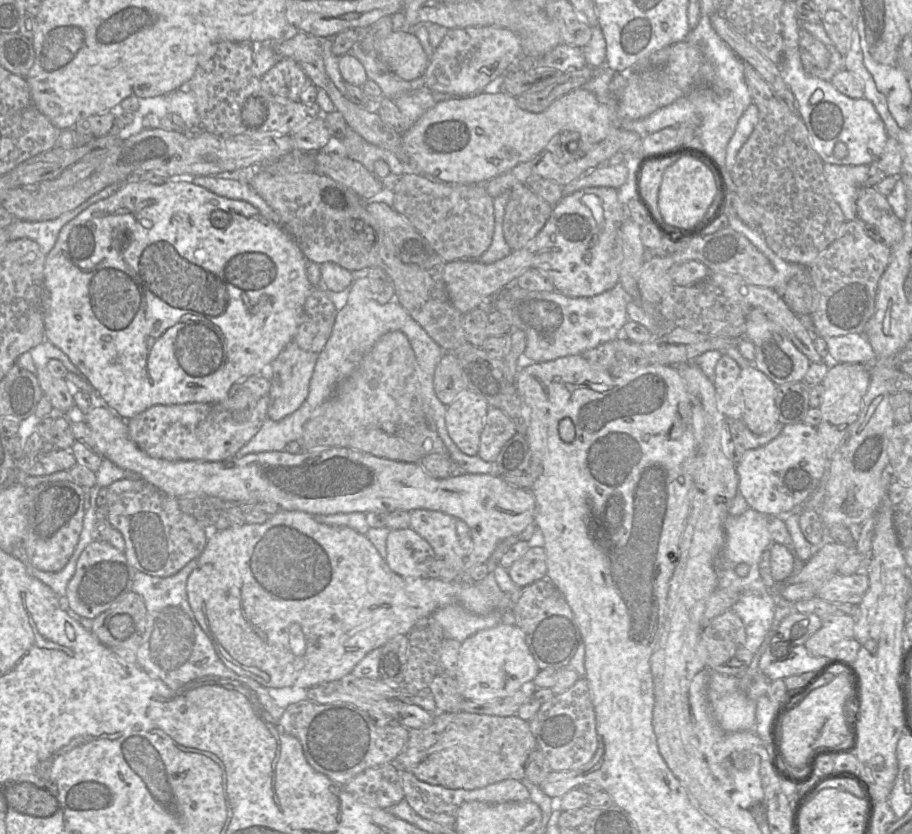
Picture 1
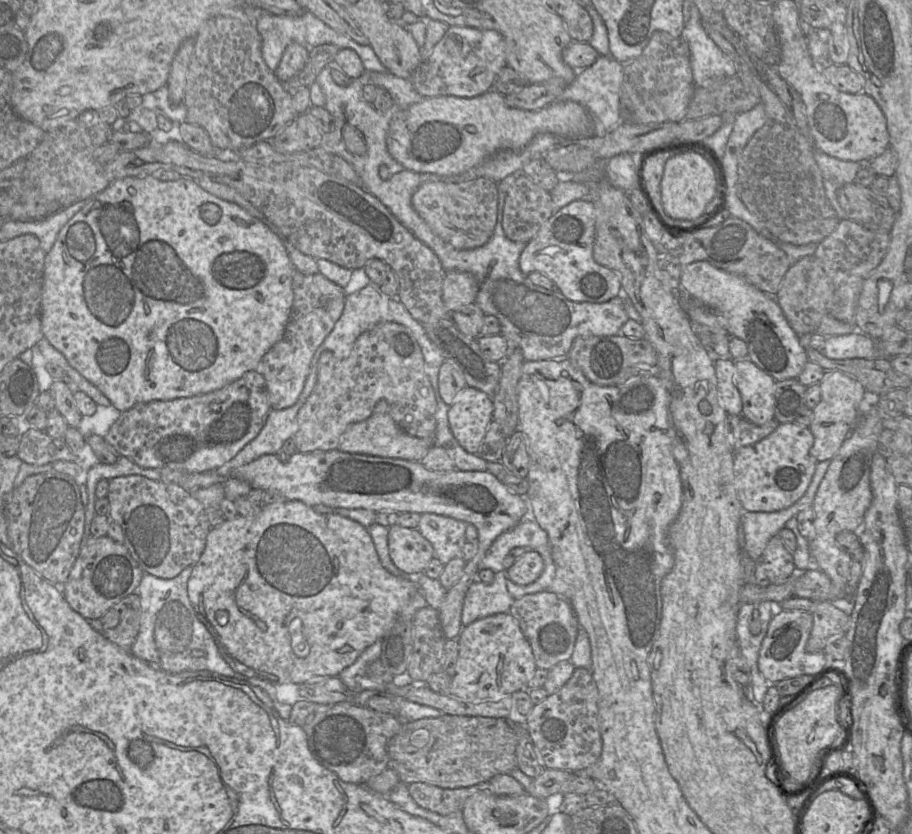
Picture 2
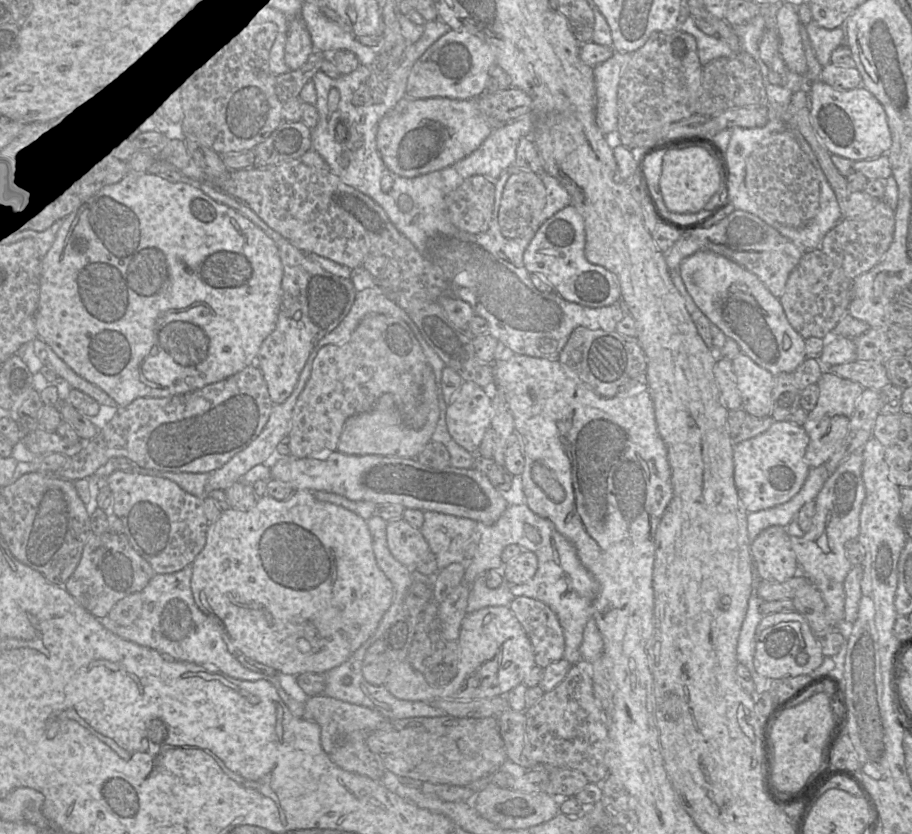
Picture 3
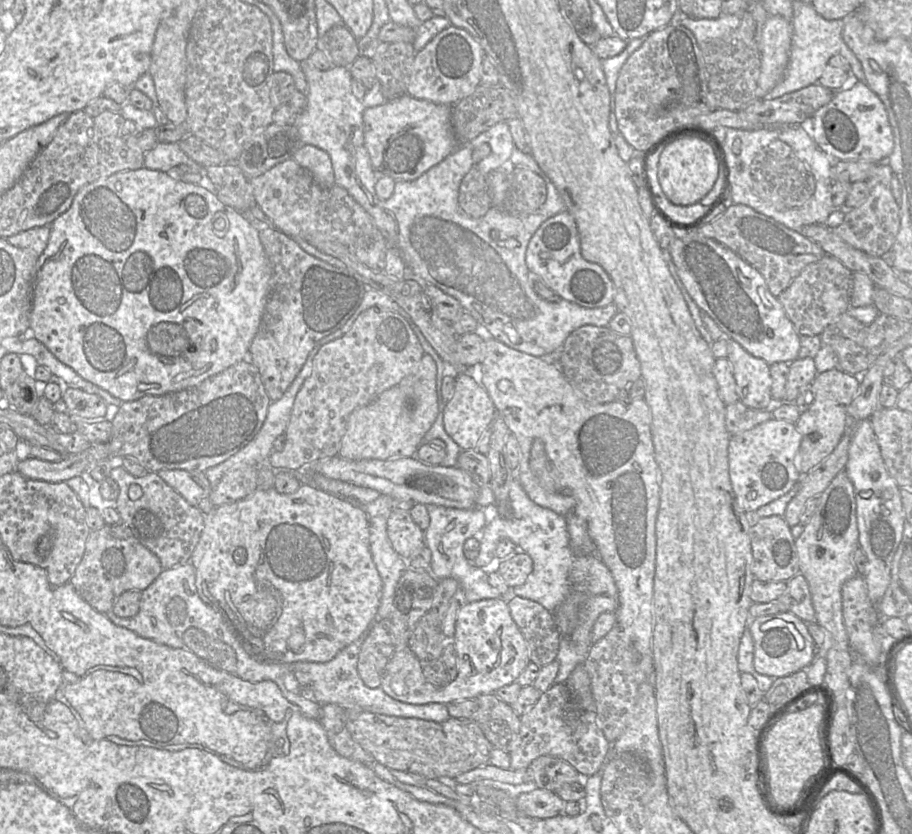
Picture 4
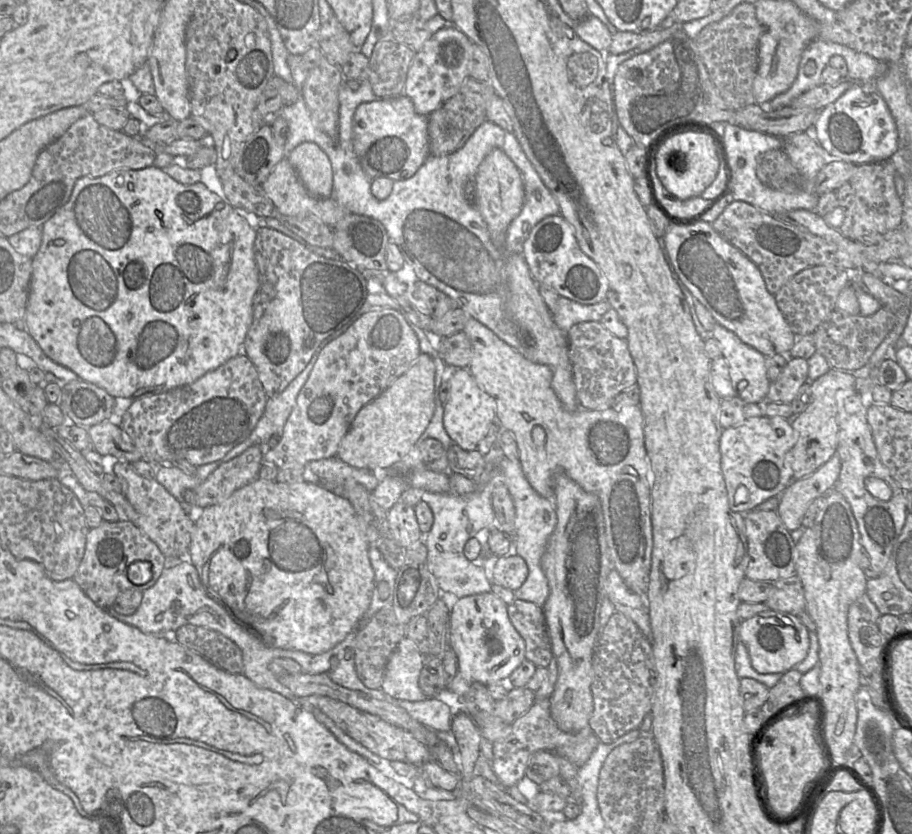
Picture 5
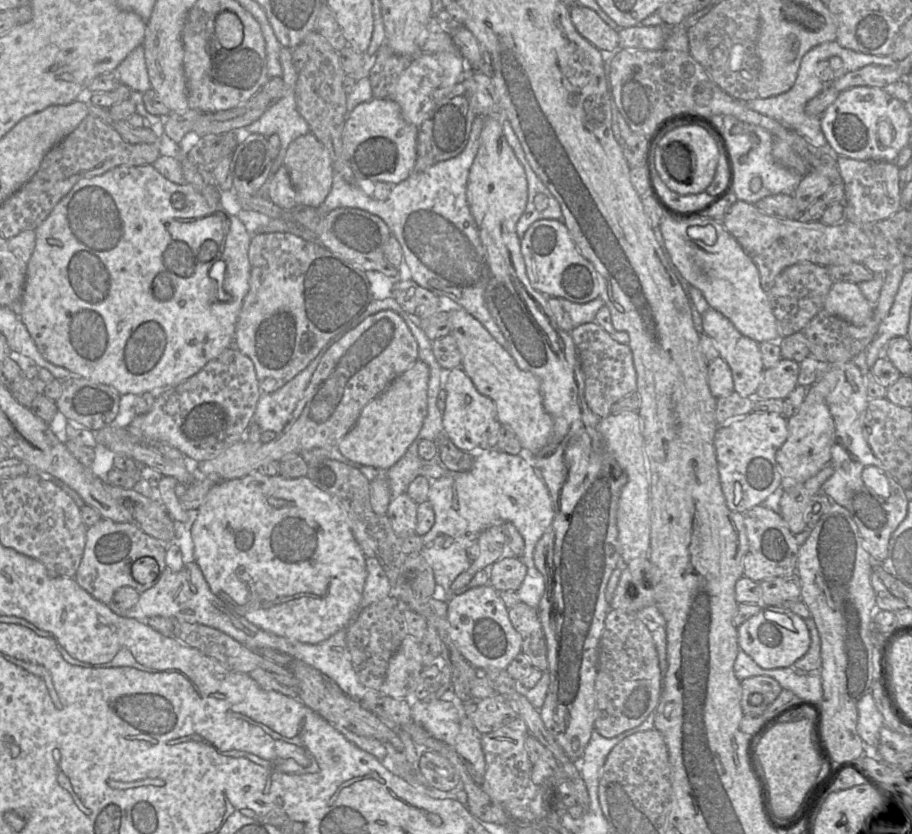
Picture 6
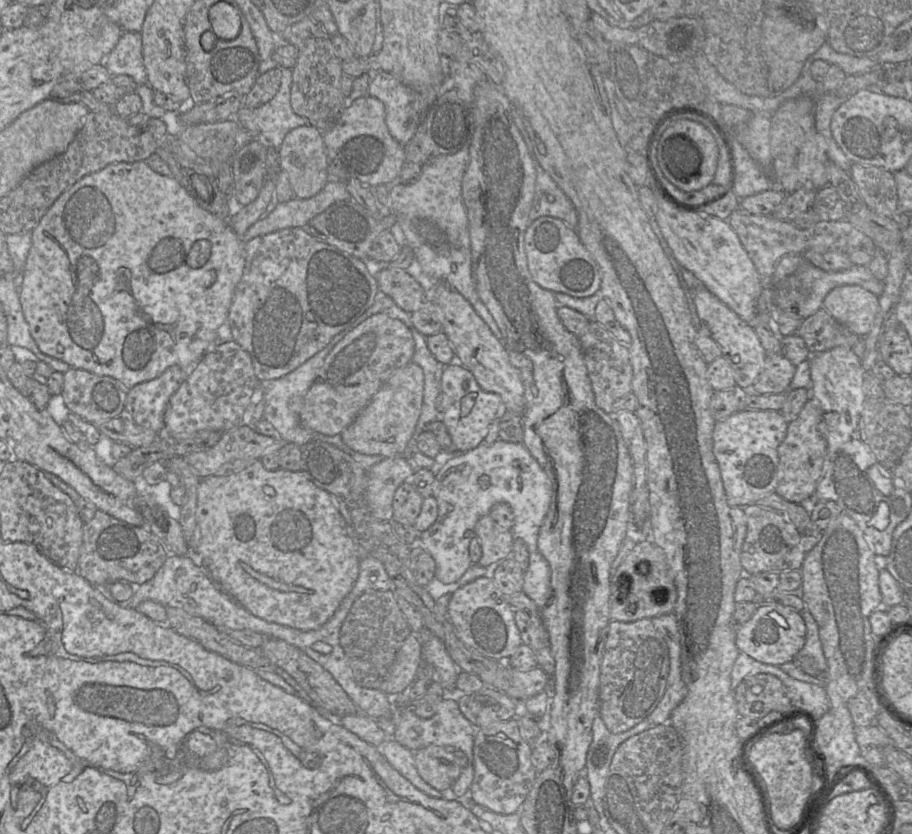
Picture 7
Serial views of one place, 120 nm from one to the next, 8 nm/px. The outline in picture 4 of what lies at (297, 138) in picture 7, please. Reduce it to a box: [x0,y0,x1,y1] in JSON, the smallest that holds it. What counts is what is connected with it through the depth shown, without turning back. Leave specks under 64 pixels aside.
[292,145,335,188]

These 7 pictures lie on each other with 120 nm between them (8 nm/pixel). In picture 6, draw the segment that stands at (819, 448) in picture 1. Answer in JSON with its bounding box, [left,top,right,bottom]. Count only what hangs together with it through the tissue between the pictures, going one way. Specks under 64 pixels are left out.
[714,411,788,513]

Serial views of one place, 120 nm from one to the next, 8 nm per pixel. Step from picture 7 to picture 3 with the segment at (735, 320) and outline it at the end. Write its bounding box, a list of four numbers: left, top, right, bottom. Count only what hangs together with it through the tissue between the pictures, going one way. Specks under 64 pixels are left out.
[732,352,774,417]

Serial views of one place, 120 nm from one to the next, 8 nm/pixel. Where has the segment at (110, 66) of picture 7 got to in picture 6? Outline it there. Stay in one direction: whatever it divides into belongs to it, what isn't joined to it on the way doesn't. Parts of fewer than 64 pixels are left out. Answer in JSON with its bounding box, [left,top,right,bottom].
[113,45,152,93]

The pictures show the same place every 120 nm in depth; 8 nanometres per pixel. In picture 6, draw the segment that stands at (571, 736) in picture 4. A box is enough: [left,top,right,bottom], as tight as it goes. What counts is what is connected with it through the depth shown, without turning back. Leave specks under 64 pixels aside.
[481,717,532,805]

